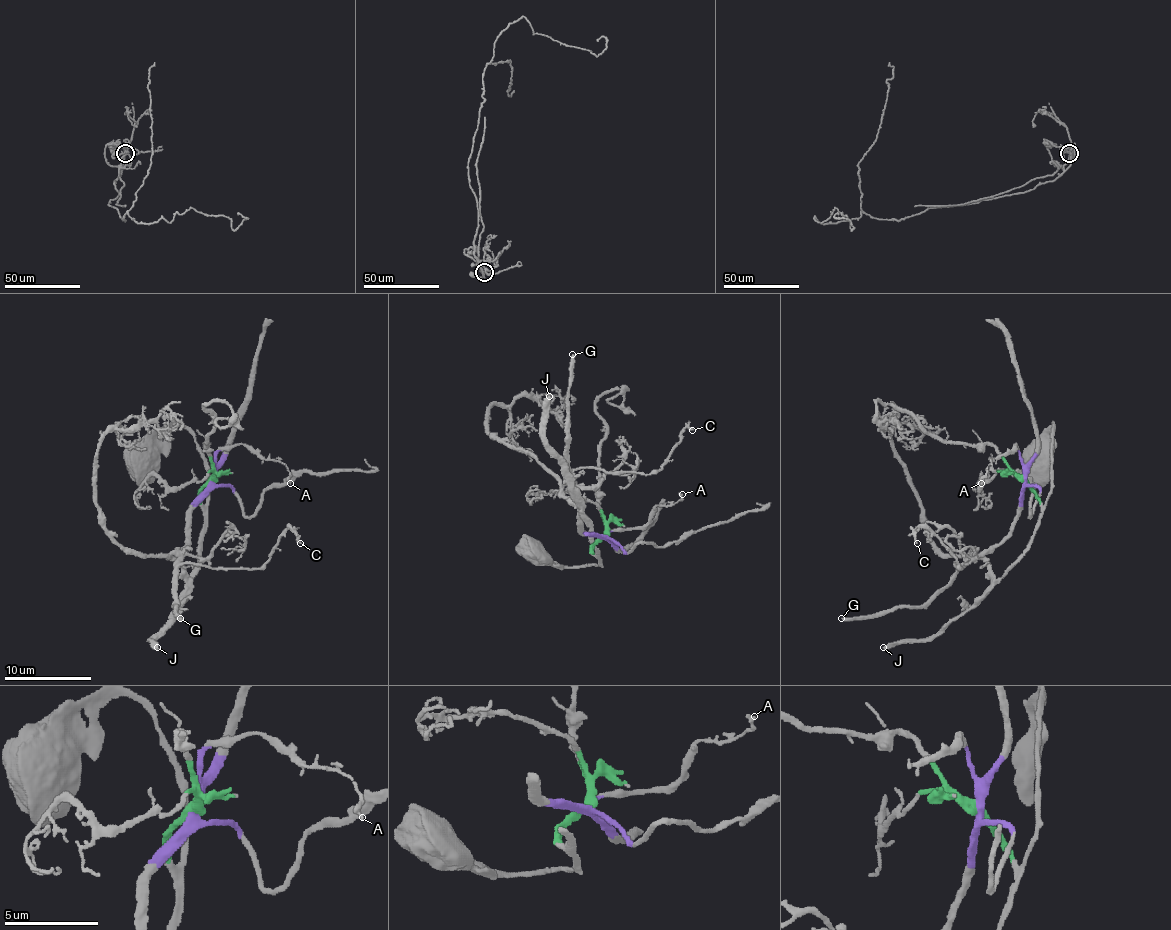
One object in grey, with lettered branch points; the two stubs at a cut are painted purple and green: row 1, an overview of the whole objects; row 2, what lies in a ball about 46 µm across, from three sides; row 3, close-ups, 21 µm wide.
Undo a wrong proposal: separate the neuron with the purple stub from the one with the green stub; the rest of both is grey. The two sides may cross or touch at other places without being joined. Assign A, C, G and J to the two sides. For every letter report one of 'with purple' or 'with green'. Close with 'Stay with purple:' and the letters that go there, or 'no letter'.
A: with purple
C: with purple
G: with purple
J: with green
Stay with purple: A, C, G

